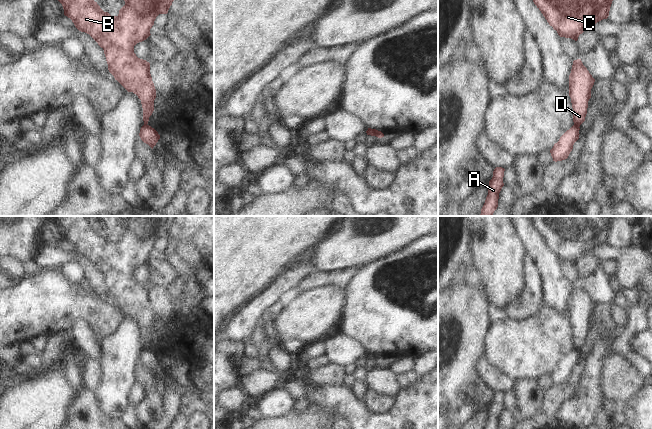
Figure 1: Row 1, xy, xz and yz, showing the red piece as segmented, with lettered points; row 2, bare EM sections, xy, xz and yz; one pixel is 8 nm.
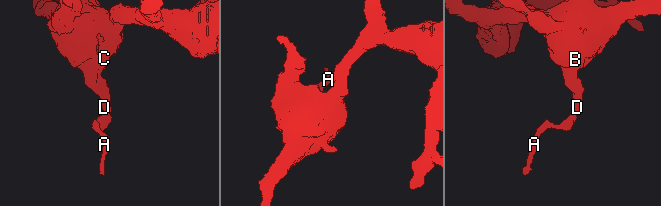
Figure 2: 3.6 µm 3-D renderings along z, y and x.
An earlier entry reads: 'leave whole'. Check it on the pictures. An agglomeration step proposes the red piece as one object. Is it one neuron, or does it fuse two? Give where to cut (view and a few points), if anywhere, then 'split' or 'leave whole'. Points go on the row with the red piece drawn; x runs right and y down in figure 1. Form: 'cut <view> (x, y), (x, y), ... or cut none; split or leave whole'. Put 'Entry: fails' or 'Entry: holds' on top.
Entry: fails
cut yz (574, 124), (578, 127); split

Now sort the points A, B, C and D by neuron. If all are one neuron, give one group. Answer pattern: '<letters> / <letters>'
A / B C D

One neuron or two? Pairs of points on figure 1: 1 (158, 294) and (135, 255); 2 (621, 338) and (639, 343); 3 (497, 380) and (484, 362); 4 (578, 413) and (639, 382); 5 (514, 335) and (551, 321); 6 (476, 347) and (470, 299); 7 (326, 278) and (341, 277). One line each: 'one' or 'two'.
1: two
2: two
3: one
4: two
5: one
6: one
7: one

